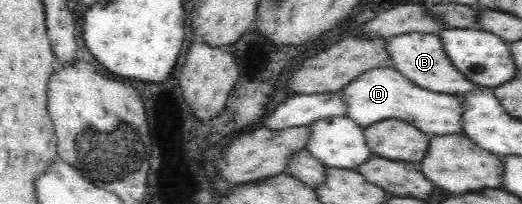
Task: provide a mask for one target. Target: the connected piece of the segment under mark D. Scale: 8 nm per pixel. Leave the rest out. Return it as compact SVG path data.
M390 66L372 68L362 72L360 76L356 77L356 80L349 81L348 84L344 85L344 88L337 94L340 95L340 102L344 103L344 116L352 119L361 127L366 127L380 120L400 119L420 129L427 136L442 136L445 133L463 134L460 128L460 99L457 96L420 88L420 85L404 78L400 72Z

